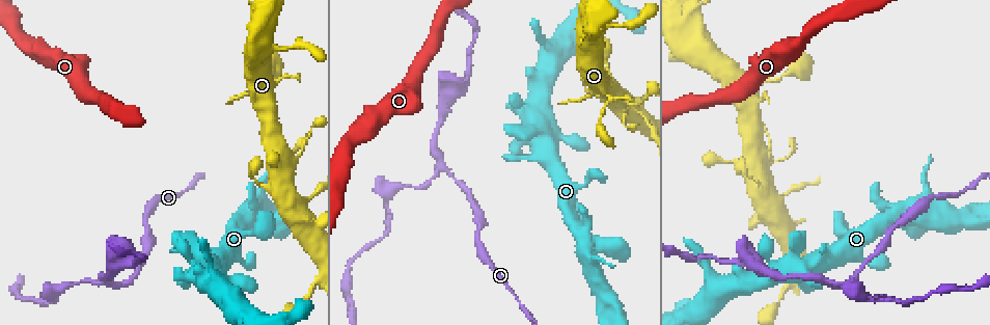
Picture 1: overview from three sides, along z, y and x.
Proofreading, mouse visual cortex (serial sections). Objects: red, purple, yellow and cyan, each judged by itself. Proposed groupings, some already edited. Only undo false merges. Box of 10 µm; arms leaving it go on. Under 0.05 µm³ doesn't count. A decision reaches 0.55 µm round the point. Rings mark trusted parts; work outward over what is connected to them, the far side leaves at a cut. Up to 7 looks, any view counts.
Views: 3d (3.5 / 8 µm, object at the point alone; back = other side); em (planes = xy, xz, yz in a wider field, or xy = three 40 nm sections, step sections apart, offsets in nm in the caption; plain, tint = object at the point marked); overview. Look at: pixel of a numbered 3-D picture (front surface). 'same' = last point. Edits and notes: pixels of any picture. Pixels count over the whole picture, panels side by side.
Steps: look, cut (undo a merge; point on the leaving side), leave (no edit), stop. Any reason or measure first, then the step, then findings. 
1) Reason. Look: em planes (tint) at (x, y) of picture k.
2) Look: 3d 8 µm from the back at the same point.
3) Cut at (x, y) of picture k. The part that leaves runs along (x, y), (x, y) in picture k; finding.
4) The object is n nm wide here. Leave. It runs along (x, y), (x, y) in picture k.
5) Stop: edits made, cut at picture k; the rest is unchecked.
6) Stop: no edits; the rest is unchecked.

A narrow waist. Look: 3d 3.5 µm at (603, 108) of picture 1.

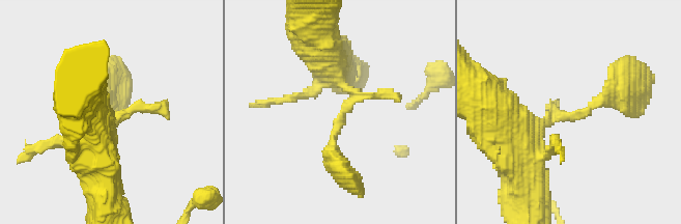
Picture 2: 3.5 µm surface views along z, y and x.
Look: em xy step 5 (tint) at (574, 114) of picture 2.

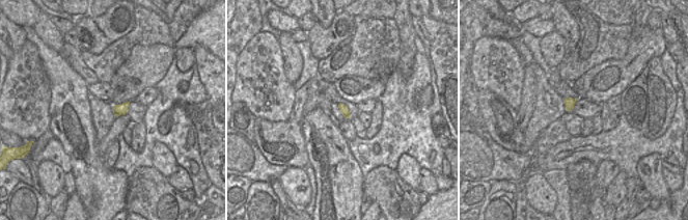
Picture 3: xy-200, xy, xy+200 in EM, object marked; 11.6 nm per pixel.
Leave. It runs along (513, 131), (582, 115), (629, 80) in picture 2; continuous, no second cell.

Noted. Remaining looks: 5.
Thin arm on a thick one. Look: 3d 8 µm at (737, 161) of picture 1.

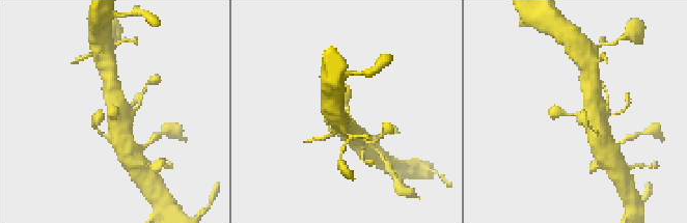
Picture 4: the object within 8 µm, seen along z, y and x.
Look: 3d 3.5 µm at the same point.

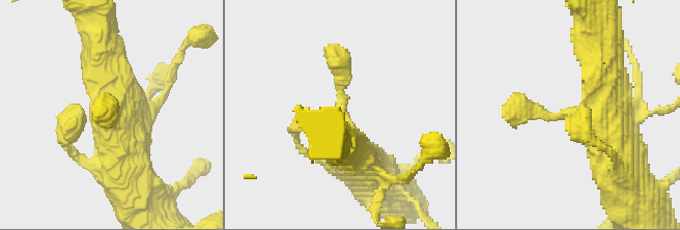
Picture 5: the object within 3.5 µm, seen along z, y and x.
Now the EM. Look: em xy step 5 (tint) at (575, 112) of picture 5.

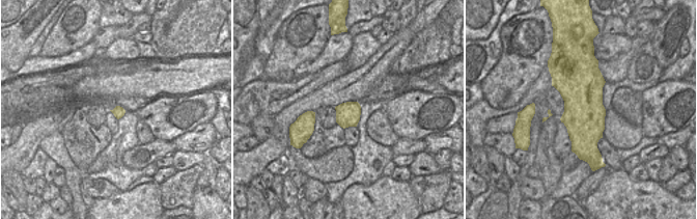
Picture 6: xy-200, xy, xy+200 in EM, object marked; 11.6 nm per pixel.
The object is 280 nm wide here. Leave. It runs along (603, 72), (617, 170), (639, 195) in picture 5; continuous, no second cell.

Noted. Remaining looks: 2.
Stop: no edits; the rest is unchecked.

